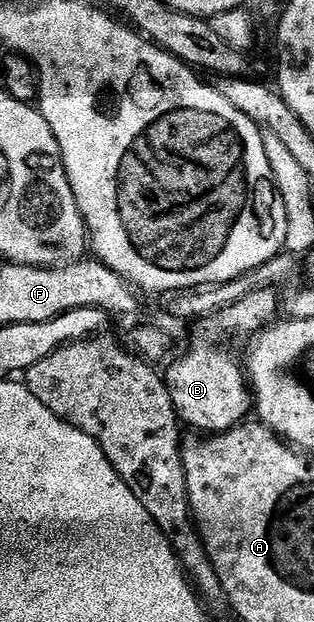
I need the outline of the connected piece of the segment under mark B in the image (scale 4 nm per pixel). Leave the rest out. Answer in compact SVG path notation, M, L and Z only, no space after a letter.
M274 288L255 289L243 299L231 304L230 307L222 309L213 317L206 317L194 324L193 339L189 355L179 358L164 374L164 382L170 391L171 402L174 403L175 413L178 414L182 424L197 428L201 433L218 435L234 429L236 425L242 424L247 413L250 414L253 399L250 395L249 385L242 364L231 355L227 345L231 339L237 337L254 336L262 332L269 324L274 322L274 315L279 311L279 295Z

